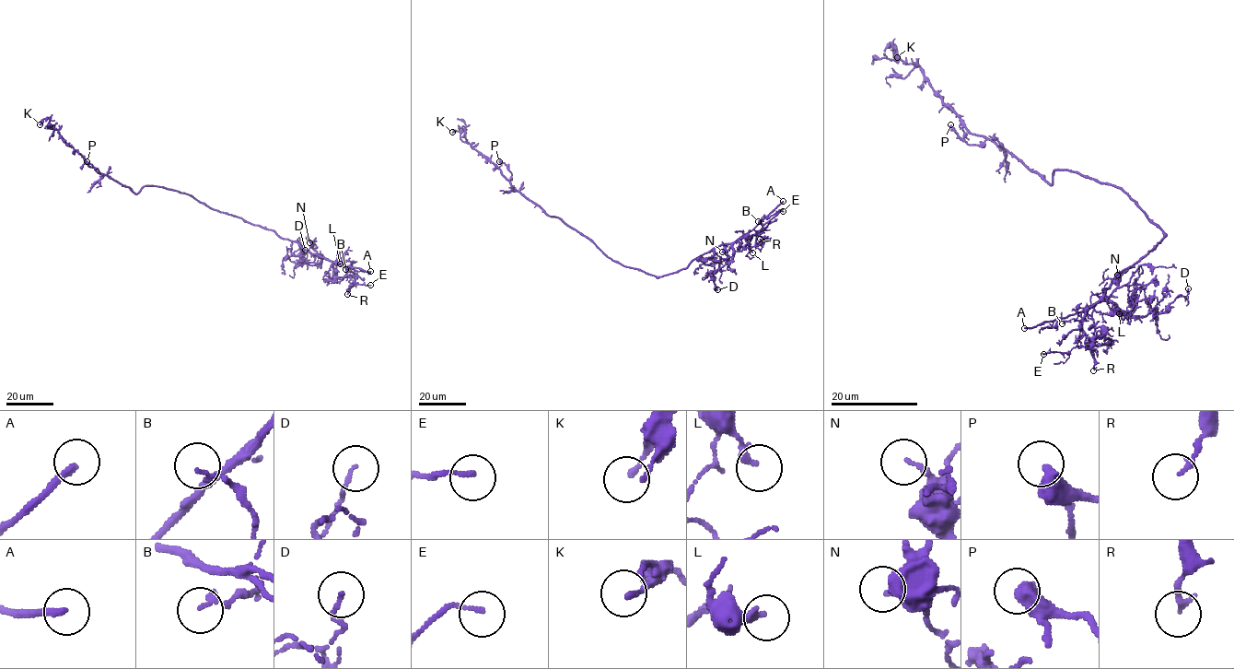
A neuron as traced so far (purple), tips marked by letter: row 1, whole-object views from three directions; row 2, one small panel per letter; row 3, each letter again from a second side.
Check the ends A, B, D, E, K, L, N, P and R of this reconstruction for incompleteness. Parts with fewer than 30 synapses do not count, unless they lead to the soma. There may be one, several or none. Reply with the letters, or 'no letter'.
A

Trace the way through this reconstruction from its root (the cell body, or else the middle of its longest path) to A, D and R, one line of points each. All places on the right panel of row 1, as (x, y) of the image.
A: (1125, 193), (1162, 231), (1163, 238), (1132, 267), (1120, 272), (1103, 296), (1091, 307), (1024, 328)
D: (1125, 193), (1163, 238), (1120, 272), (1103, 296), (1127, 317), (1145, 317), (1154, 307), (1163, 312), (1188, 288)
R: (1125, 193), (1163, 238), (1120, 272), (1086, 311), (1080, 330), (1092, 341), (1093, 370)

